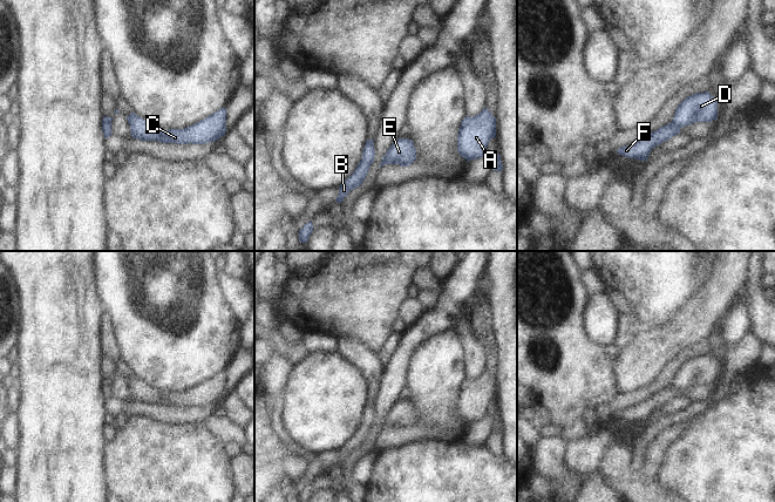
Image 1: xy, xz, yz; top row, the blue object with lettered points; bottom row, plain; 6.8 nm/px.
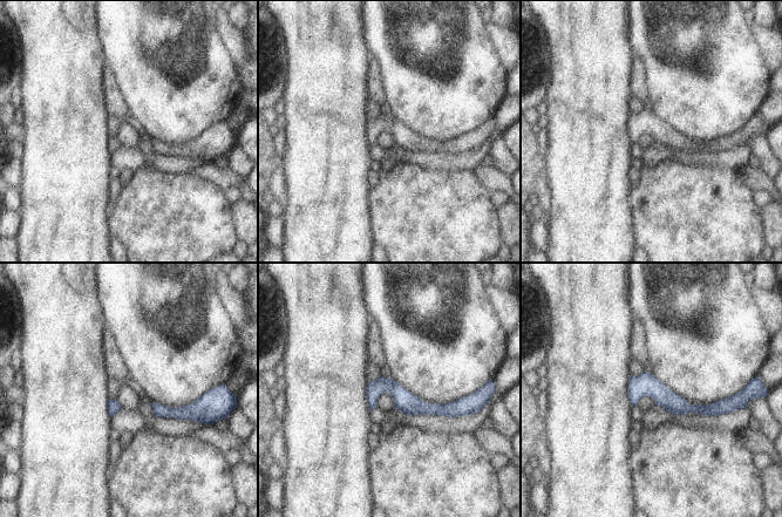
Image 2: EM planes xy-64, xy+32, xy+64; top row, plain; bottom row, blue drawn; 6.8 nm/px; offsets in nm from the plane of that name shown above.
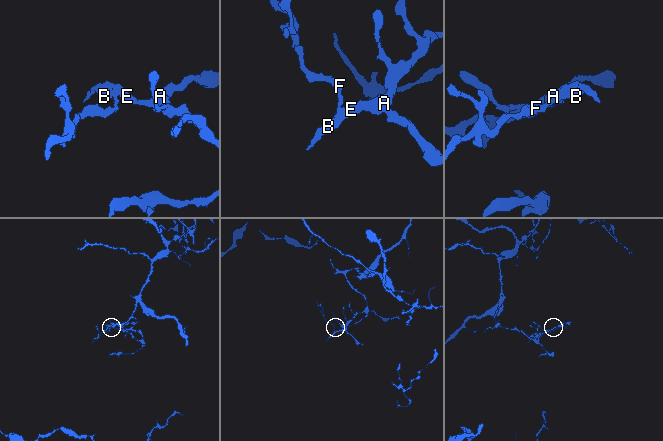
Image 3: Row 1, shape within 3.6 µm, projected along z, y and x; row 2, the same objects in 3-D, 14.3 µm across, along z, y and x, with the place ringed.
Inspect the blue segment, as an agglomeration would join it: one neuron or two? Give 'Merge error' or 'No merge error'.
No merge error.

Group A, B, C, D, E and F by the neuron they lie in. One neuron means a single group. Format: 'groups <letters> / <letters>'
groups A B C D E F

